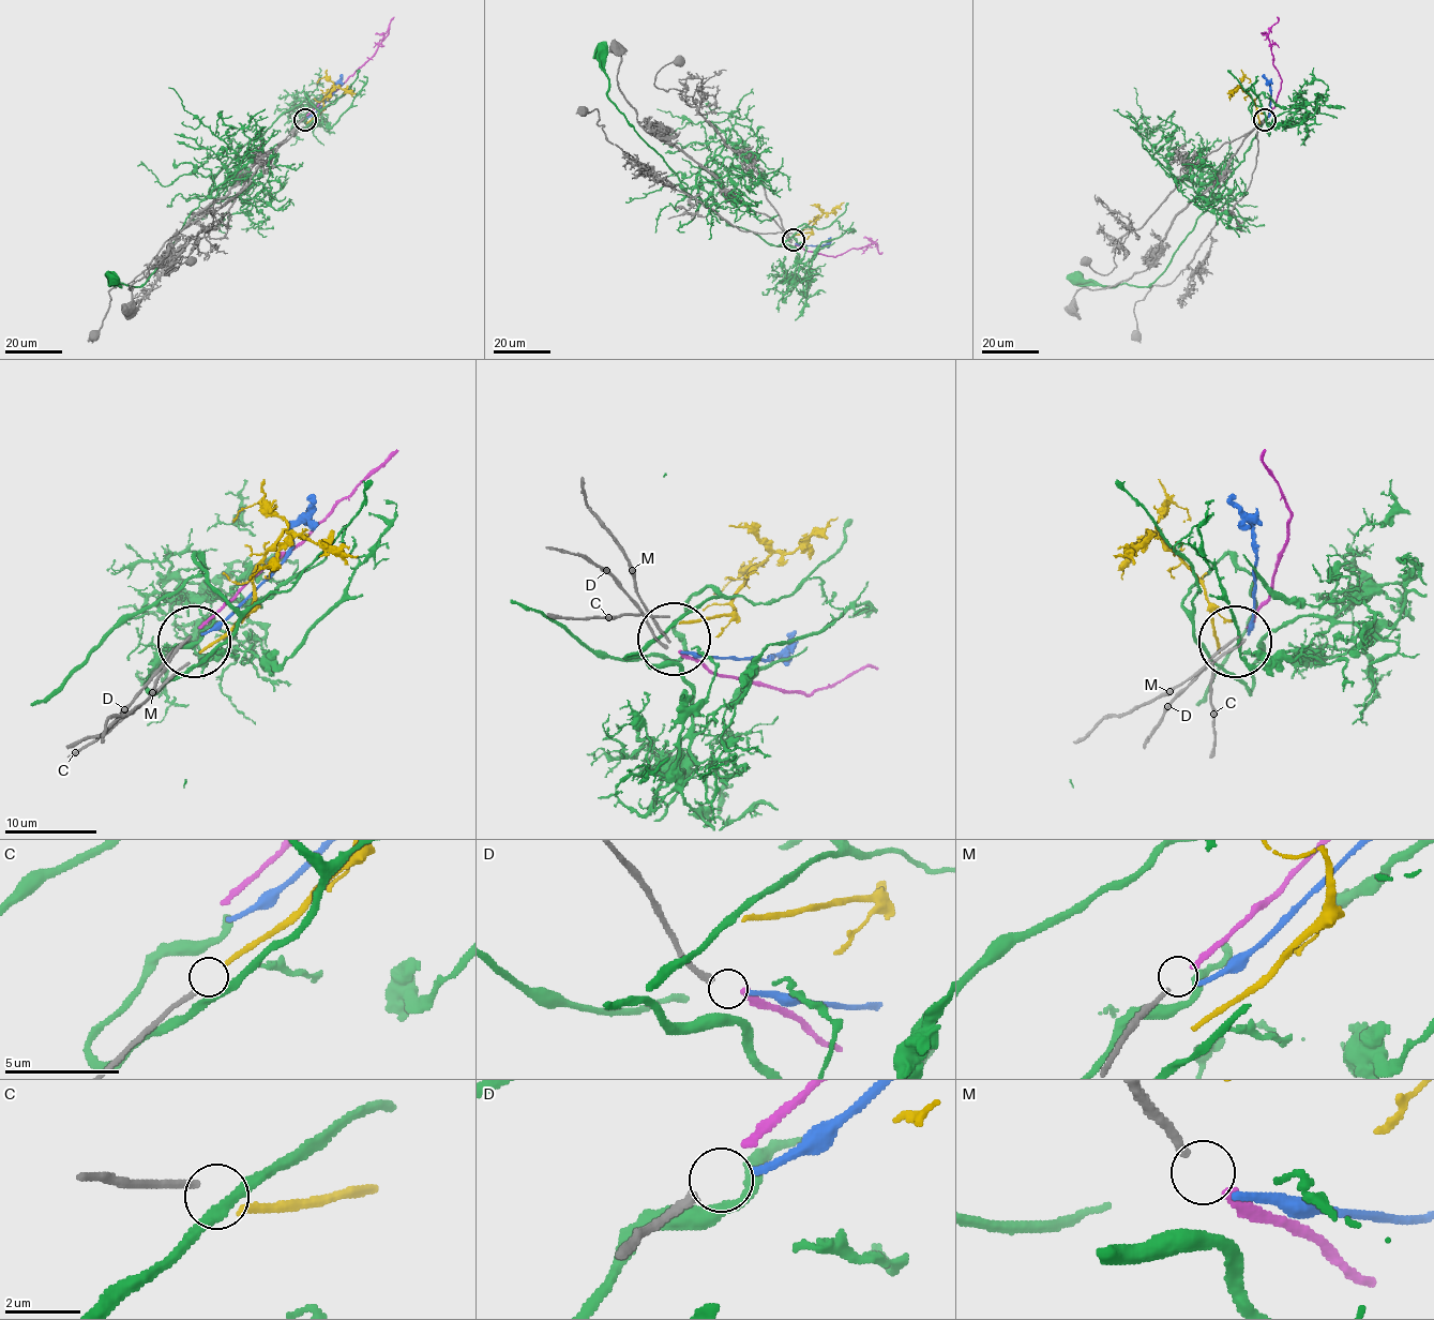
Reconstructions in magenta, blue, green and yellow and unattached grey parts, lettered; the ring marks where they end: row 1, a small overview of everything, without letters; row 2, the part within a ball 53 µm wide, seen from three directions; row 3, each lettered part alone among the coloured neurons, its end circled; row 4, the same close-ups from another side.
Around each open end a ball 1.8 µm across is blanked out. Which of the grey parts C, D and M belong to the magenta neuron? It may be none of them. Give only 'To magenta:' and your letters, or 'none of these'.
To magenta: M

